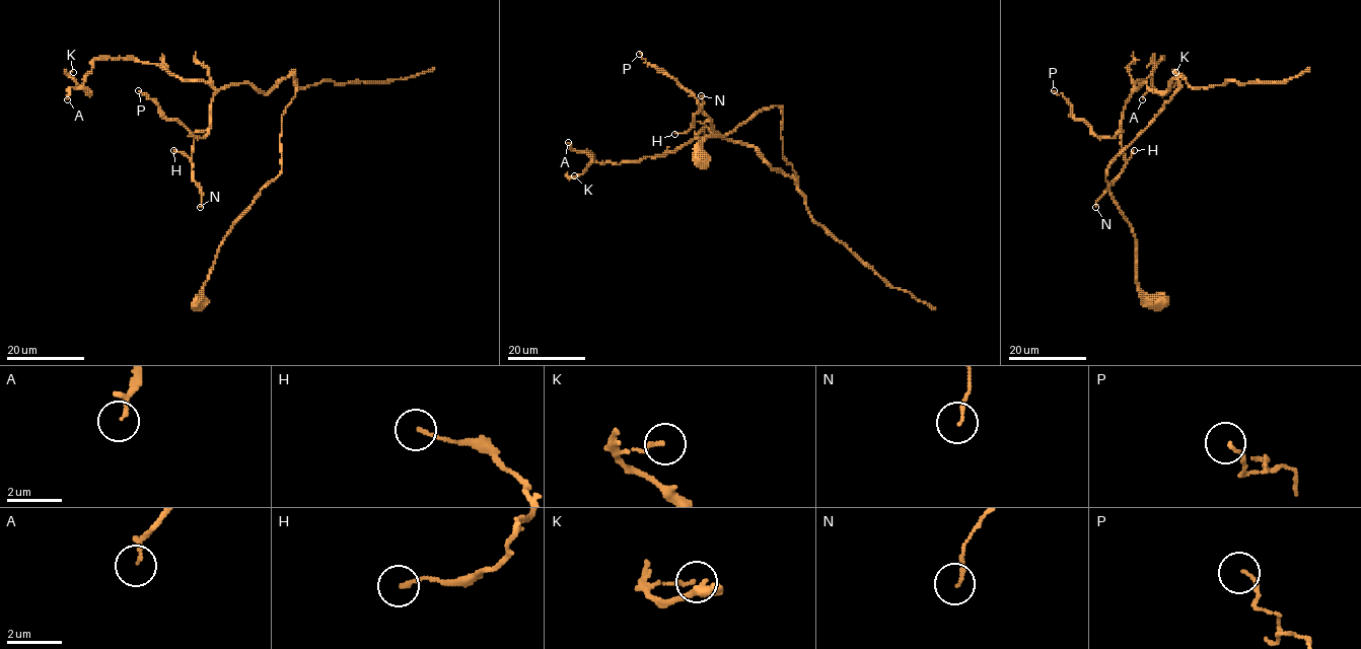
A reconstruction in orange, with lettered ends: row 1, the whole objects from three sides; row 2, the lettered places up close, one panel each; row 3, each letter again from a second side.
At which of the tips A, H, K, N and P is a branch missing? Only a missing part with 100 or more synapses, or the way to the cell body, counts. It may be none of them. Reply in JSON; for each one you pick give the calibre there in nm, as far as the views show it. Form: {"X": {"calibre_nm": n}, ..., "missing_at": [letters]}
{"missing_at": []}

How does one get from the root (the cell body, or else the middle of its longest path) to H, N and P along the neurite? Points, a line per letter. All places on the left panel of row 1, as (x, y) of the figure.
H: (198, 302), (222, 239), (281, 170), (294, 73), (268, 92), (222, 86), (191, 158), (173, 150)
N: (198, 302), (222, 239), (281, 170), (293, 72), (268, 92), (214, 94), (194, 134), (200, 207)
P: (198, 302), (222, 239), (281, 170), (294, 73), (268, 92), (222, 86), (203, 138), (138, 90)

